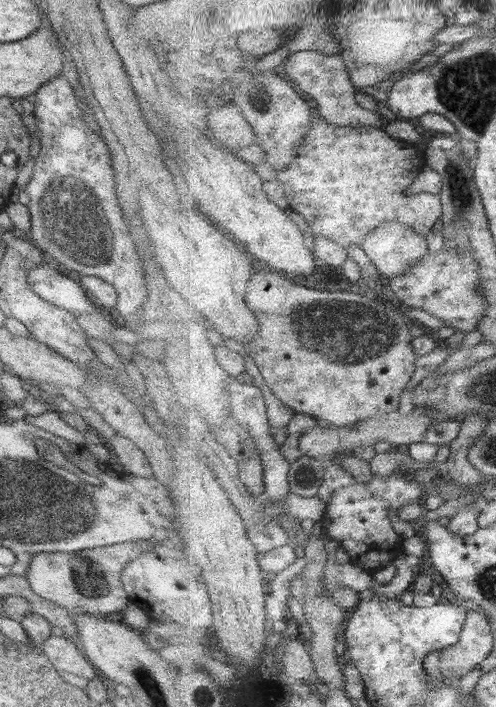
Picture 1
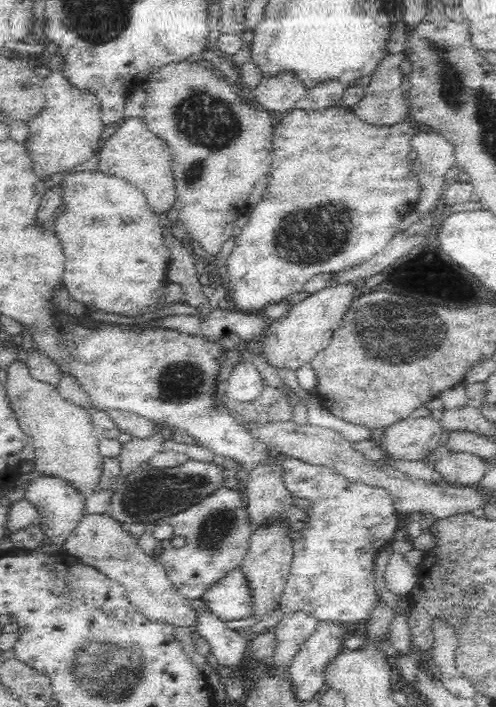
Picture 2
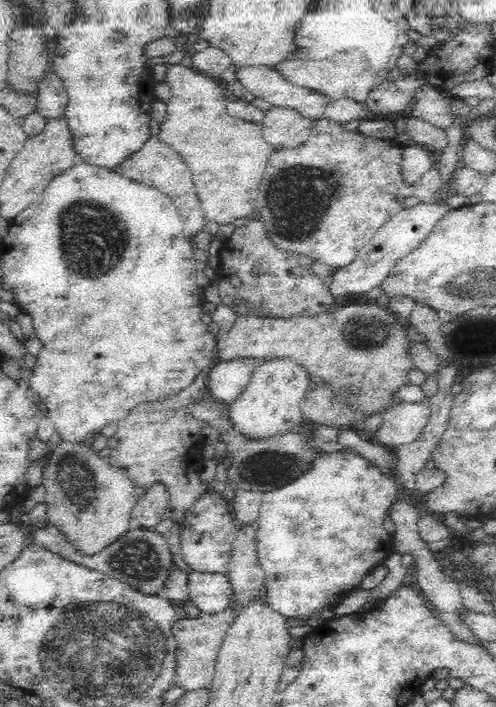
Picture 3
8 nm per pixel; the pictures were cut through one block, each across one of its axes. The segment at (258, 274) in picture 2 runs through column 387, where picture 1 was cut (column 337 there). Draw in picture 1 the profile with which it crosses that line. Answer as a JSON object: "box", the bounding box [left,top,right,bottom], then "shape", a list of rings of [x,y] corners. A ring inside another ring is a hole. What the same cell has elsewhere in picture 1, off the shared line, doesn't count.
{"box":[277,112,443,249],"shape":[[[316,112],[313,113],[313,127],[309,129],[302,146],[297,150],[293,163],[285,171],[277,172],[277,179],[284,184],[289,207],[300,214],[311,226],[310,232],[321,234],[349,249],[363,244],[365,236],[385,222],[397,220],[411,226],[419,234],[428,236],[431,228],[442,218],[443,204],[440,194],[407,195],[407,188],[421,174],[426,164],[425,147],[397,140],[389,136],[384,128],[342,127],[331,124]]]}

